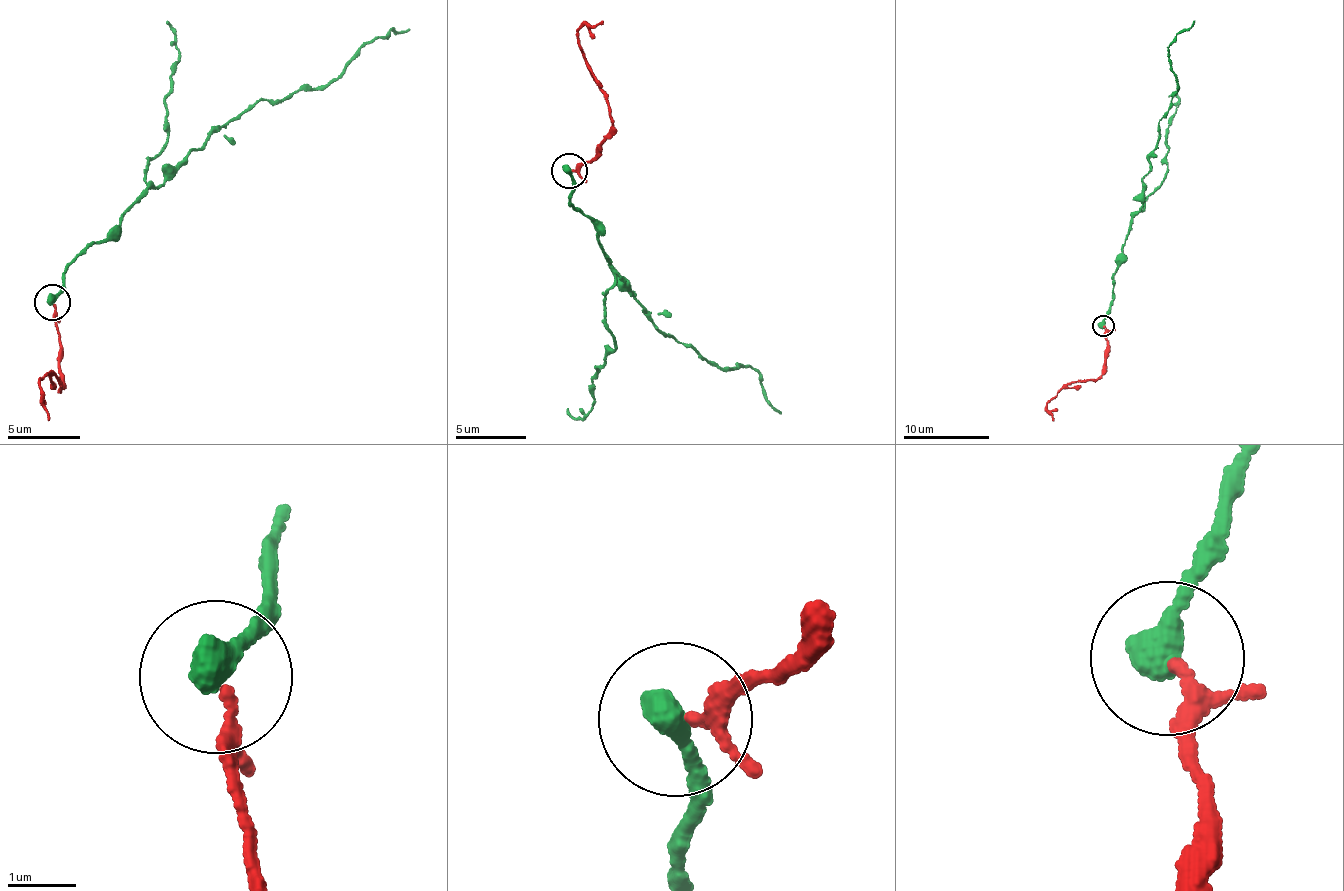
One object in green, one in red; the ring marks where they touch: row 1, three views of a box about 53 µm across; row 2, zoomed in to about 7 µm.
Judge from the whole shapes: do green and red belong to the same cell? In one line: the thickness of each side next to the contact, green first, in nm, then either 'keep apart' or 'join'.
calibres 460 and 140 nm; join

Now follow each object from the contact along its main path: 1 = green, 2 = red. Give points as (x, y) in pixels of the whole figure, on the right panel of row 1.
1: (1103, 326), (1131, 217), (1141, 206), (1161, 119), (1179, 89), (1168, 51), (1195, 21)
2: (1103, 326), (1108, 346), (1103, 373), (1095, 379), (1070, 382), (1049, 402), (1047, 413), (1054, 420)

